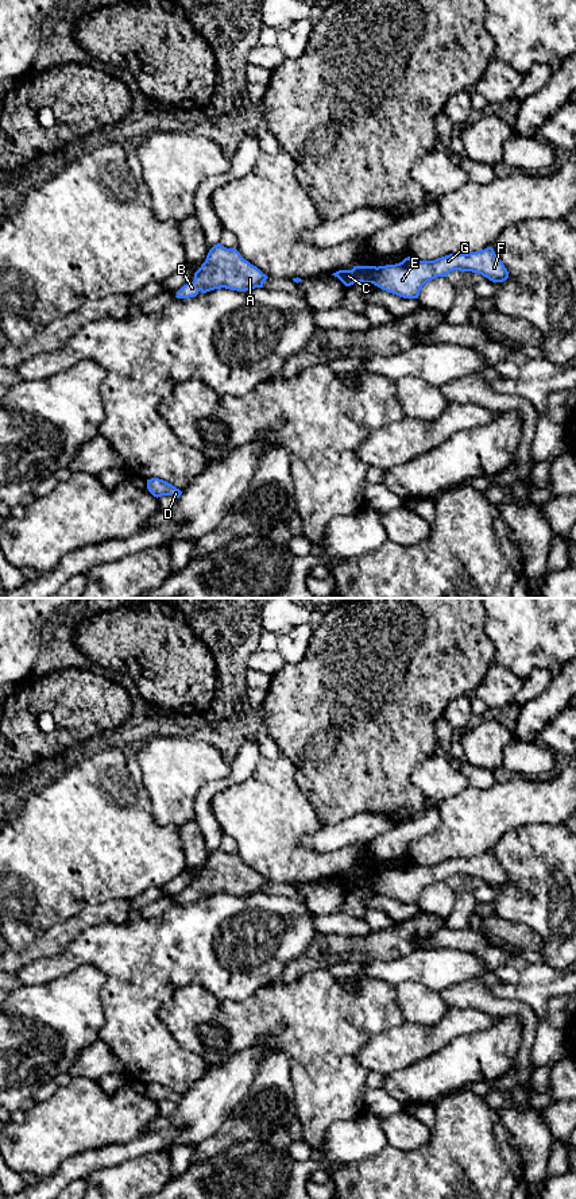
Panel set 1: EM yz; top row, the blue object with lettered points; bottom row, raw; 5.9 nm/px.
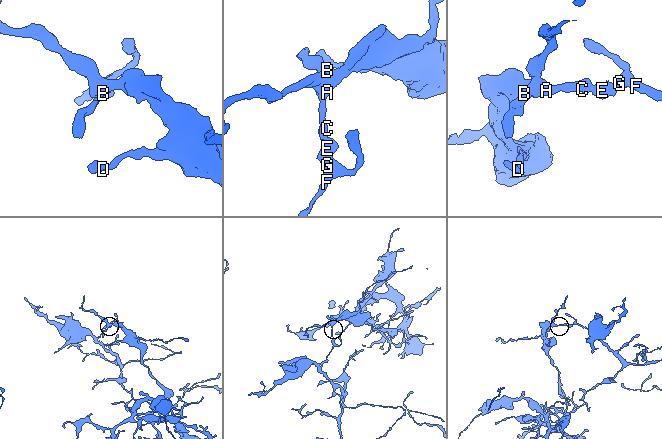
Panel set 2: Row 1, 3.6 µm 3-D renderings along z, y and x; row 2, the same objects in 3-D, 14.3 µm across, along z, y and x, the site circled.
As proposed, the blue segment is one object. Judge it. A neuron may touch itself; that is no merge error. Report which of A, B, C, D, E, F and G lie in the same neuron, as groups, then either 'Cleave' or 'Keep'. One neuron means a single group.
Groups: A B C D / E F G. Cleave

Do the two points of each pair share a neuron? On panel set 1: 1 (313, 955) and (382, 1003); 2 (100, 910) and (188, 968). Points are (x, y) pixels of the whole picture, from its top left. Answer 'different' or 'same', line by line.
1: different
2: different

